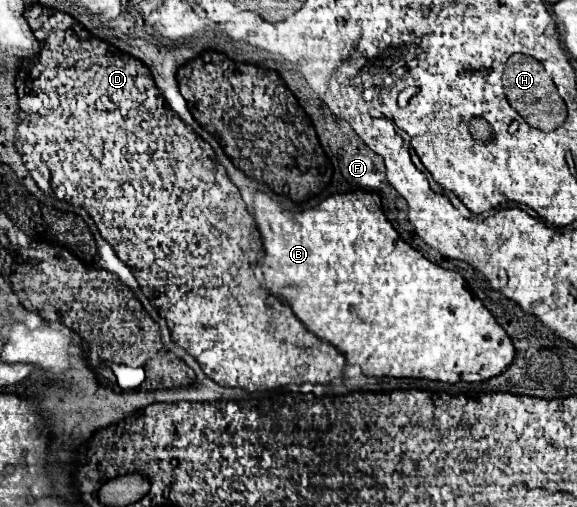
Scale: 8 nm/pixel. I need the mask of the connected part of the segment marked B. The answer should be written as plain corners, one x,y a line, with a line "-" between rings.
354,190
354,192
348,192
348,194
336,194
336,196
326,198
320,206
304,210
304,212
288,212
288,210
284,210
282,204
274,202
264,192
256,192
256,198
254,198
254,220
256,220
256,226
258,226
260,234
262,234
262,244
264,244
262,270
264,270
264,278
266,278
266,288
272,294
276,294
278,298
282,298
286,304
290,304
294,314
302,320
302,324
312,334
316,334
320,340
330,342
340,352
344,352
346,358
348,358
348,364
358,364
366,376
428,378
428,380
440,380
440,382
450,382
450,384
454,384
458,380
464,380
464,382
484,382
484,380
490,380
490,378
506,372
506,368
512,364
512,360
514,360
512,340
506,334
506,330
498,324
498,320
492,316
492,312
482,304
482,300
474,298
466,290
466,282
464,282
464,278
458,272
444,270
444,268
432,264
430,260
426,260
420,252
410,248
398,236
398,232
386,220
386,216
384,216
384,212
380,208
380,196
376,192

